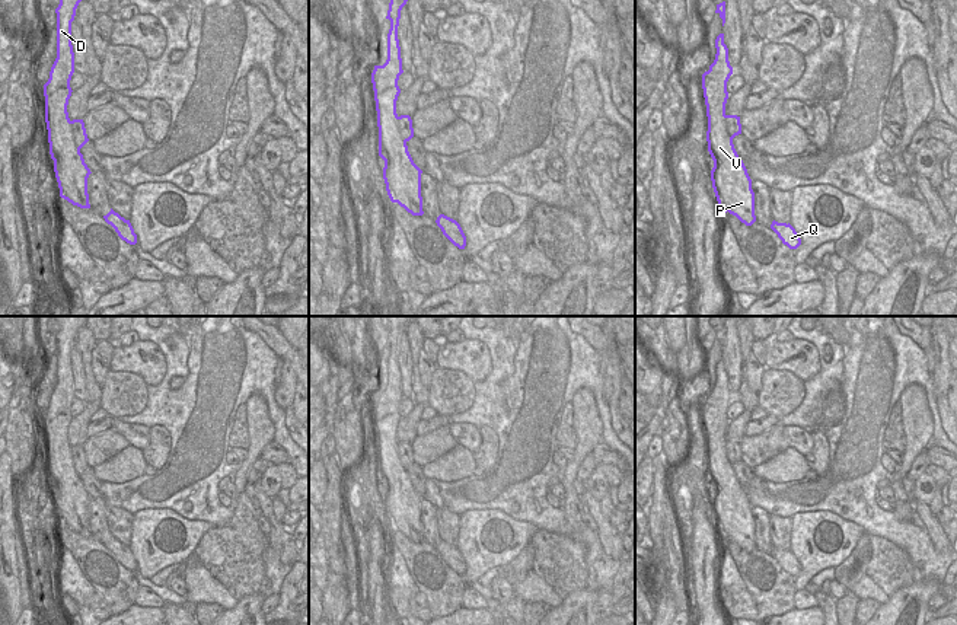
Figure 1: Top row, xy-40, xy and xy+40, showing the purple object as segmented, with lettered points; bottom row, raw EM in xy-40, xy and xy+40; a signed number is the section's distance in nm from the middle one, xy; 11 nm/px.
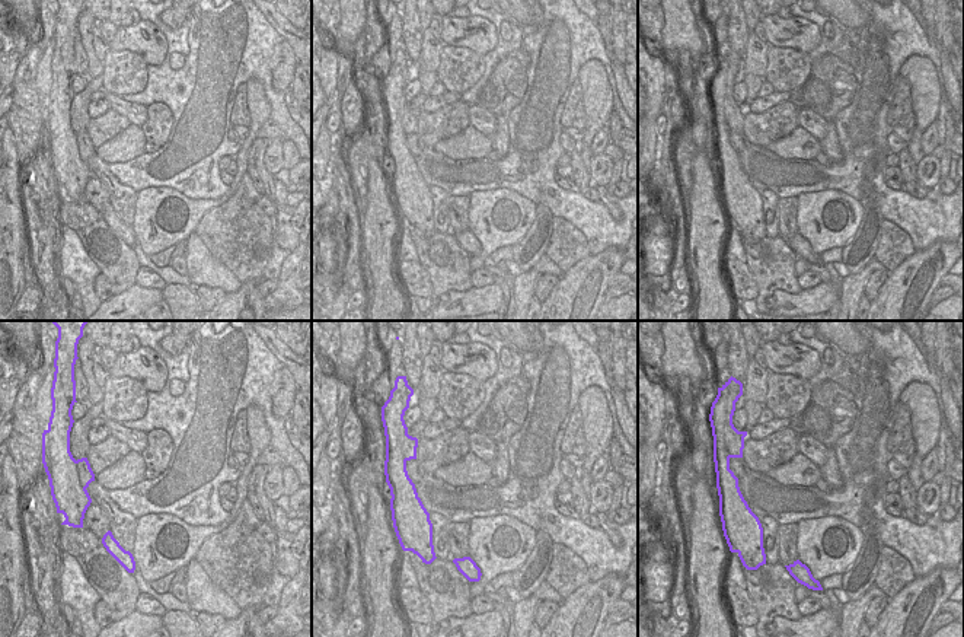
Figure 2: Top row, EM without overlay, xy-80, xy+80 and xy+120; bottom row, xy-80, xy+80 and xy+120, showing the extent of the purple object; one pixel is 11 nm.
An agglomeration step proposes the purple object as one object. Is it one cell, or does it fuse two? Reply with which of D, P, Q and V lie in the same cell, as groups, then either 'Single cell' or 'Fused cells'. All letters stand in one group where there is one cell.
Groups: D P V / Q. Fused cells.

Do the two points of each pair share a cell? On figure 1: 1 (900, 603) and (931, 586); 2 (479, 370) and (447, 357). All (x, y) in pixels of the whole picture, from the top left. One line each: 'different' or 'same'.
1: same
2: same

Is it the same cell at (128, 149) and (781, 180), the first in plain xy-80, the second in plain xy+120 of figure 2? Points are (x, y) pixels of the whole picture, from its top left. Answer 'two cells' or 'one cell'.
two cells

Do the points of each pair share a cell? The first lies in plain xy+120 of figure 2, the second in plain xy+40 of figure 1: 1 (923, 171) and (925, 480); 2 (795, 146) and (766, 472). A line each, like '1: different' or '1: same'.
1: same
2: same

